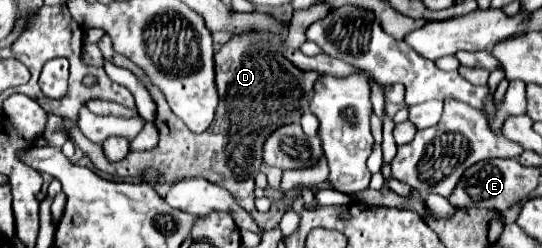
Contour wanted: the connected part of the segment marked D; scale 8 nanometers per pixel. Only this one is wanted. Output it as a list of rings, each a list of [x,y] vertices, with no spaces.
[[[269,30],[243,32],[231,36],[231,40],[221,46],[221,50],[215,54],[215,84],[219,90],[219,108],[213,120],[213,128],[201,134],[189,132],[189,128],[185,128],[185,124],[177,120],[177,116],[173,116],[167,100],[163,100],[161,96],[161,90],[153,88],[153,84],[149,84],[149,78],[141,74],[129,58],[113,50],[113,42],[109,40],[109,36],[103,36],[97,46],[103,52],[105,60],[133,70],[139,80],[147,84],[157,102],[155,126],[159,130],[159,144],[153,150],[131,152],[119,162],[109,162],[101,150],[101,144],[93,144],[91,140],[87,140],[77,126],[65,130],[65,136],[83,150],[83,154],[93,162],[97,170],[113,176],[133,176],[143,180],[145,170],[155,168],[157,172],[161,172],[161,180],[157,184],[169,186],[191,176],[201,176],[233,192],[235,202],[253,216],[259,228],[267,231],[279,226],[283,214],[289,210],[289,204],[293,200],[291,194],[295,194],[295,190],[287,192],[285,198],[273,204],[269,212],[261,213],[255,210],[253,188],[255,176],[261,166],[261,144],[265,142],[265,136],[269,136],[269,132],[277,130],[281,124],[301,120],[303,112],[309,108],[309,98],[313,96],[315,84],[309,82],[309,76],[305,76],[305,72],[289,72],[289,60],[283,54],[281,36]]]

